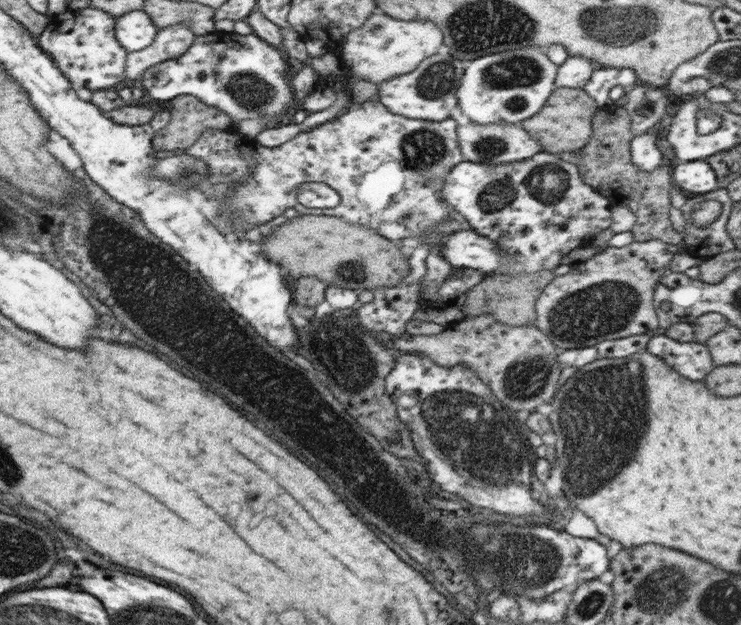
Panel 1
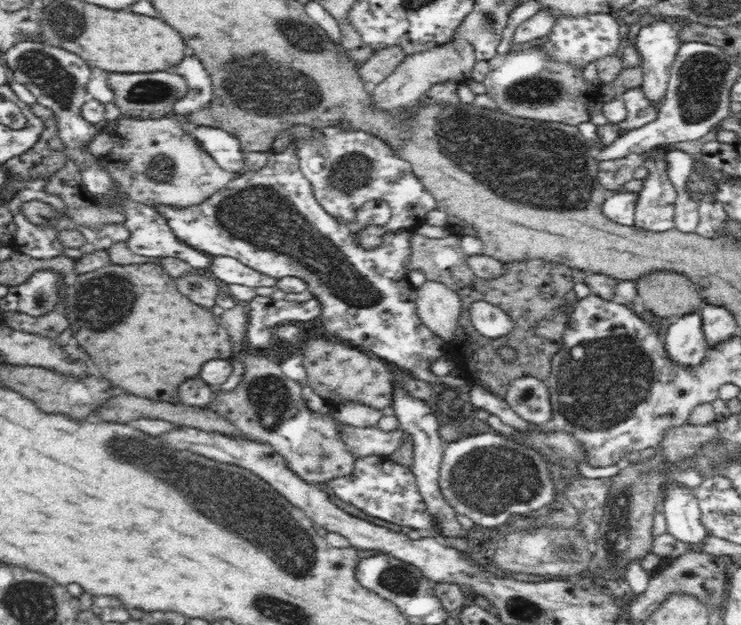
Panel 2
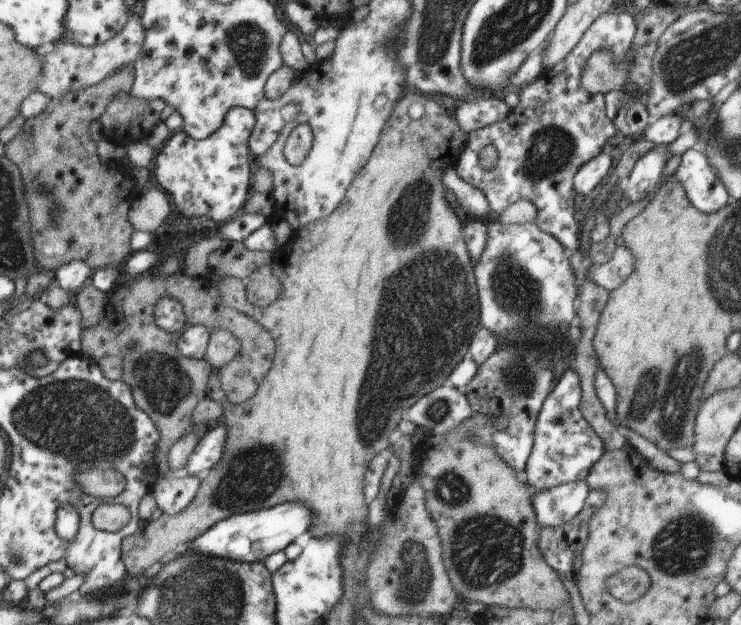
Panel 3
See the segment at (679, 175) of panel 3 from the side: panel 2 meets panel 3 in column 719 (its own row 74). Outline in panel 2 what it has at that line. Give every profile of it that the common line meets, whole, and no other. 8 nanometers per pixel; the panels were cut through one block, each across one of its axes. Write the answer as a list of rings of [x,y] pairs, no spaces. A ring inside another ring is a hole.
[[[186,54],[180,64],[170,67],[167,71],[183,76],[187,82],[187,93],[174,103],[173,115],[185,121],[186,116],[205,107],[211,101],[213,94],[210,74],[194,54],[192,56]]]

